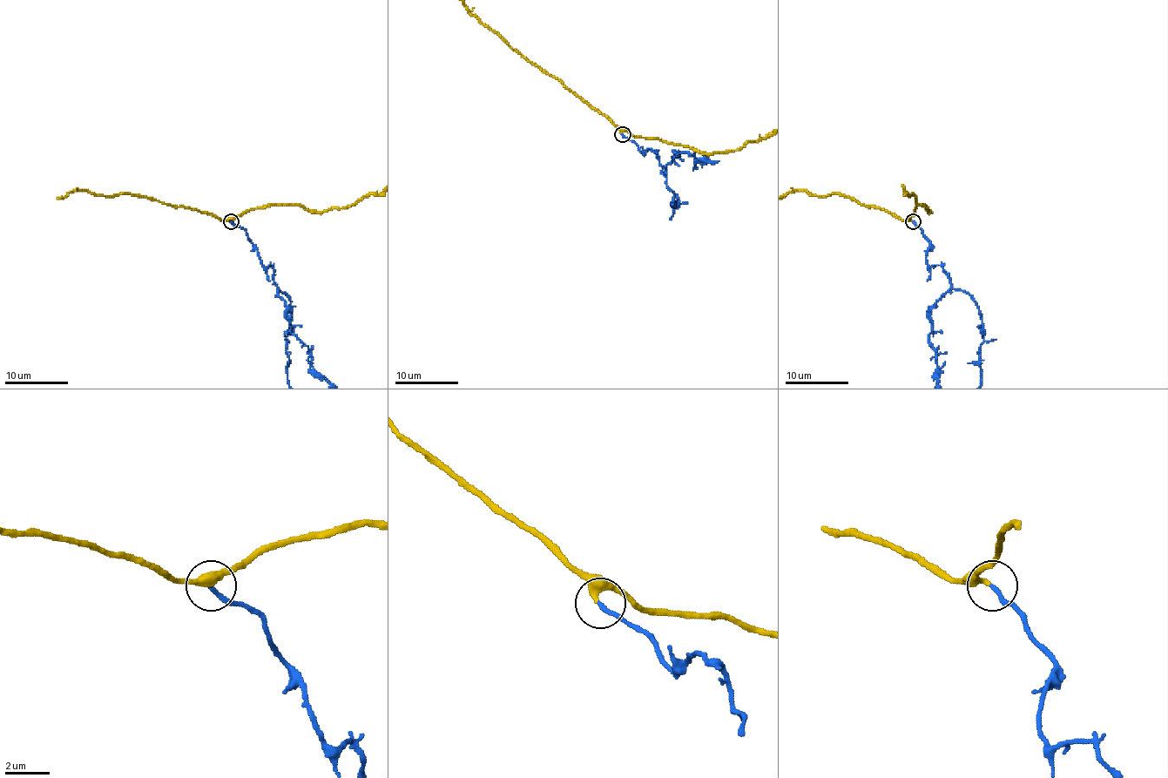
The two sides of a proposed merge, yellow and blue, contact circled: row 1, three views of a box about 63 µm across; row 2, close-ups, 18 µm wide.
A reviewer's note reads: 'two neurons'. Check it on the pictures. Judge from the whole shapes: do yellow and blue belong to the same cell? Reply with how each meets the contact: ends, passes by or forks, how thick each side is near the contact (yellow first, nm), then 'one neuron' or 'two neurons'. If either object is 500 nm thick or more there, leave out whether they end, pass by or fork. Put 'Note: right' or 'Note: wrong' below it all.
yellow passes by; blue ends there; 240 nm thick on the yellow side, 200 nm on the other; one neuron
Note: wrong

